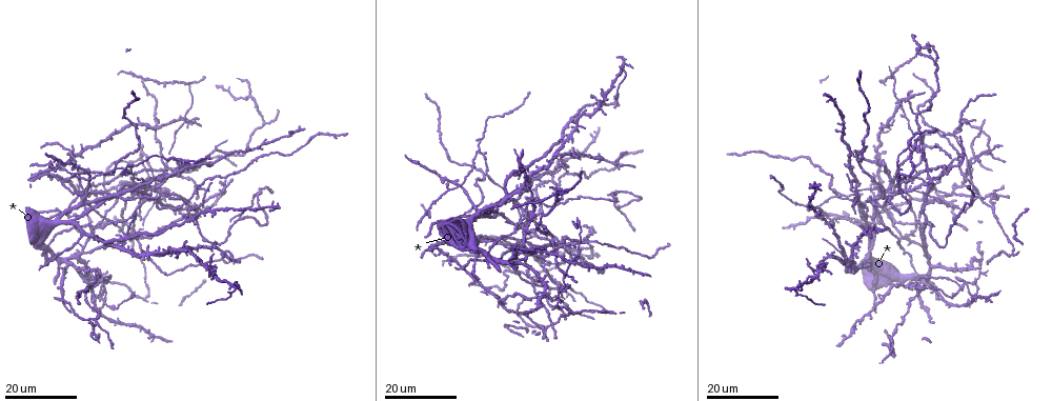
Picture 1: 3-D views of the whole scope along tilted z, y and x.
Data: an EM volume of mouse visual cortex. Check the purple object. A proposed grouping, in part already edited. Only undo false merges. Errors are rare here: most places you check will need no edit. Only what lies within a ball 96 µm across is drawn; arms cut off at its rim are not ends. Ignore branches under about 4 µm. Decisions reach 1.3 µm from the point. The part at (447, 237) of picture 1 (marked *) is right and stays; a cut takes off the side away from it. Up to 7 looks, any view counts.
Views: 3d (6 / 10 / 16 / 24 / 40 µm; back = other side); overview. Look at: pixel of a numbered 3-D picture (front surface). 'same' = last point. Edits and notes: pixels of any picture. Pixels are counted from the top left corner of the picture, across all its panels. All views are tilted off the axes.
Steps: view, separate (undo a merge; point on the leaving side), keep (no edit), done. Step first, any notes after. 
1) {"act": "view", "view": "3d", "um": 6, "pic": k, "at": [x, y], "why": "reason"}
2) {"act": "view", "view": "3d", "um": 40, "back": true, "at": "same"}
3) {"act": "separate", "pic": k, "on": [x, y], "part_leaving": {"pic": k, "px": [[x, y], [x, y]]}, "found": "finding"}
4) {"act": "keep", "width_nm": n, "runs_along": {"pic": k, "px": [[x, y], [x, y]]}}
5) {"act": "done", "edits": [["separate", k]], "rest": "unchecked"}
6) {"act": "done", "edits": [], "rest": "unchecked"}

{"act": "view", "view": "3d", "um": 16, "pic": 1, "at": [98, 321], "why": "four or more arms meet"}

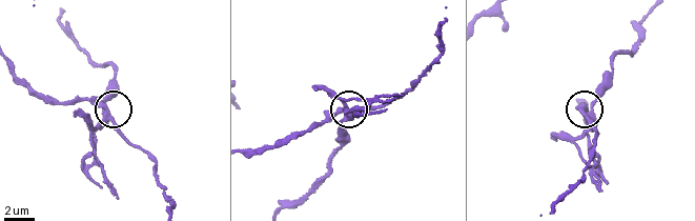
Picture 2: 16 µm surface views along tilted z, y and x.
{"act": "view", "view": "3d", "um": 6, "pic": 2, "at": [105, 110]}

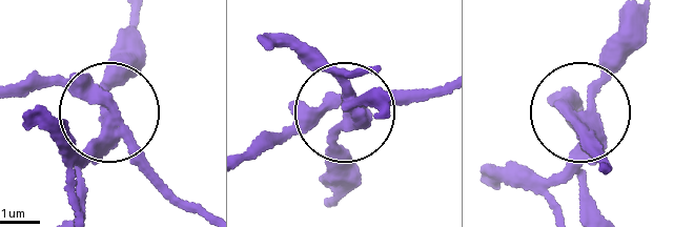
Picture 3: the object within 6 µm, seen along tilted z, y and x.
{"act": "view", "view": "3d", "um": 6, "back": true, "pic": 3, "at": [111, 112]}

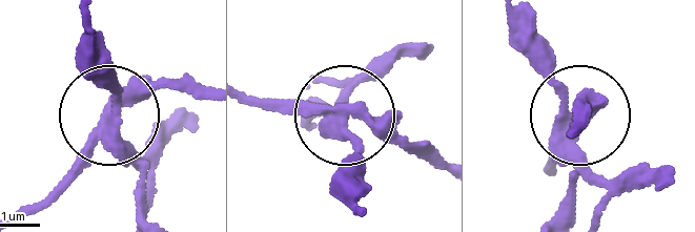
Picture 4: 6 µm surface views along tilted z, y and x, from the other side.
{"act": "separate", "pic": 4, "on": [114, 81], "side_arm_um": 14, "arms": 4, "found": "a second neuron is stuck on"}

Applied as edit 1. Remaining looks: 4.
{"act": "view", "view": "overview"}

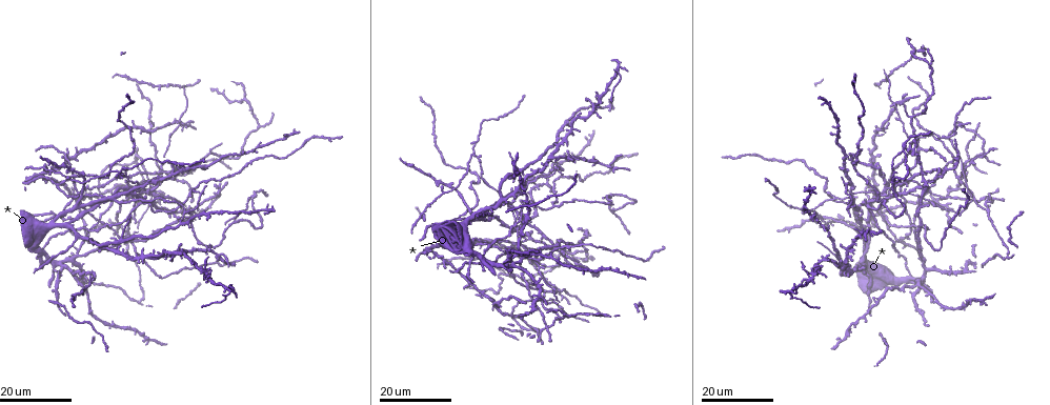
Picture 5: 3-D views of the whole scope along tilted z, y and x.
{"act": "view", "view": "3d", "um": 16, "pic": 5, "at": [895, 102], "why": "four or more arms meet"}

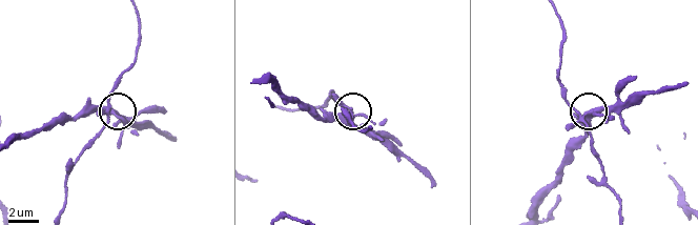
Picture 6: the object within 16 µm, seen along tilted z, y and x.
{"act": "view", "view": "3d", "um": 10, "pic": 6, "at": [107, 111]}

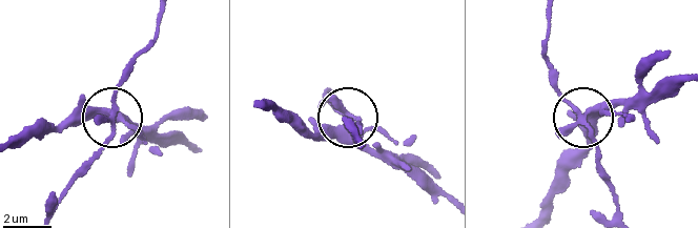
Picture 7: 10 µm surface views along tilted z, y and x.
{"act": "view", "view": "3d", "um": 6, "pic": 7, "at": [582, 114]}

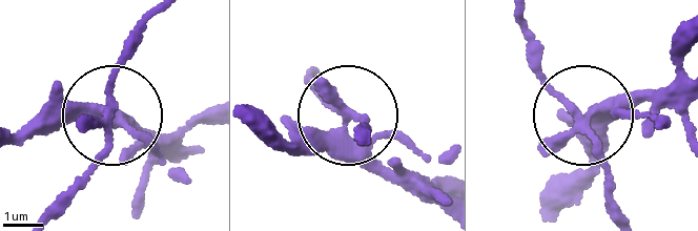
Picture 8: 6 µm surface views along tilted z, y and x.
{"act": "separate", "pic": 8, "on": [121, 65], "part_leaving": {"pic": 8, "px": [[106, 122], [113, 76], [141, 21]]}, "found": "two neurons meet here"}

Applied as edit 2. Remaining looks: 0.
{"act": "done", "edits": [["separate", 4], ["separate", 8]], "rest": "unchecked"}

